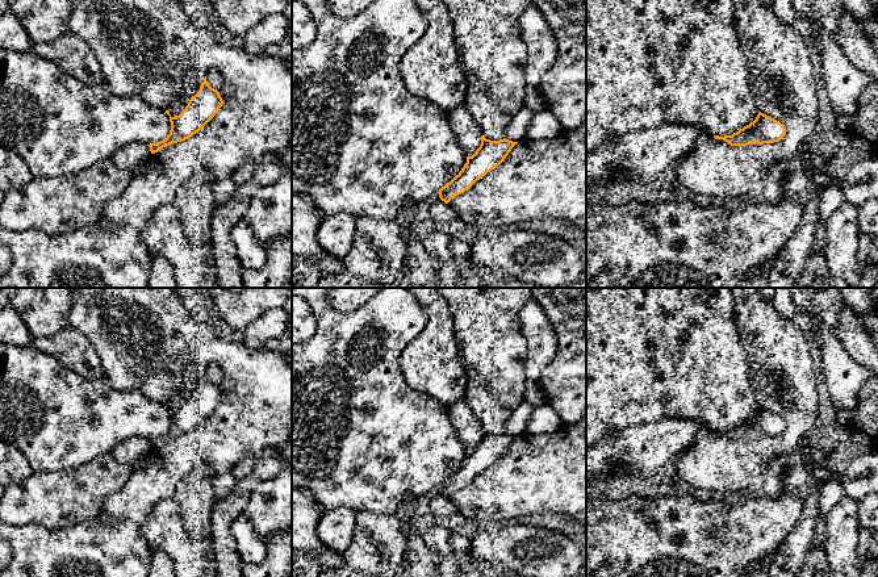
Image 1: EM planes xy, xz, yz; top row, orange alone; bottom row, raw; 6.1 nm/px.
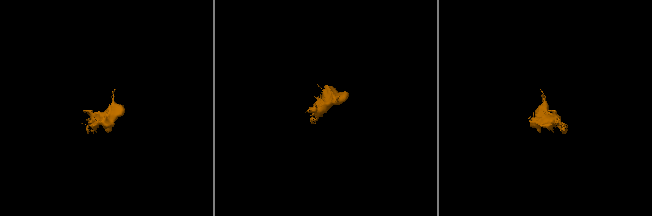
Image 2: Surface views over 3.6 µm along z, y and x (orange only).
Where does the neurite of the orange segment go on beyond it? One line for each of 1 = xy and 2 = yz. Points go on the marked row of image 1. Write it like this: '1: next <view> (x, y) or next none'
1: next none
2: next none

